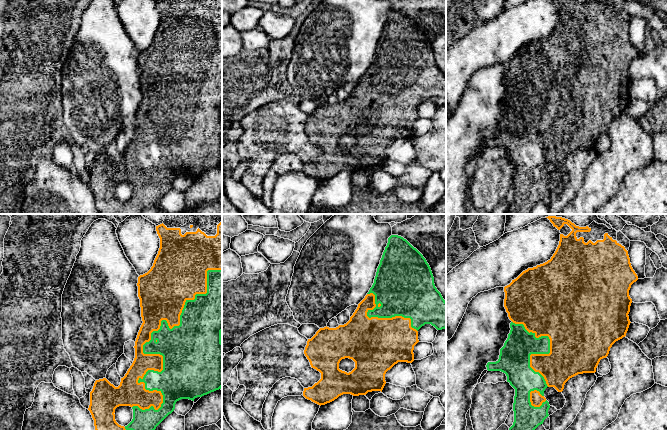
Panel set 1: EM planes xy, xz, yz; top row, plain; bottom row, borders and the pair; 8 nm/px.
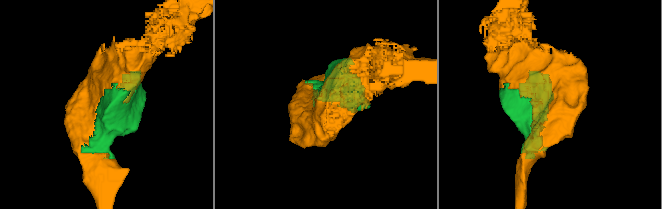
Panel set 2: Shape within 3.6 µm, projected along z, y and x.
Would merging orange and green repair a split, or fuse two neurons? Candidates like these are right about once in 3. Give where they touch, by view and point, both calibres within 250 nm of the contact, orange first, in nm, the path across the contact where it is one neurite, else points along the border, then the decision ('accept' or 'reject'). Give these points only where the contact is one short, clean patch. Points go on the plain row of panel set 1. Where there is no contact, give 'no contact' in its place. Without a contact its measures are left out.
contact xy (142, 123); calibres 150 and 260 nm; accept

